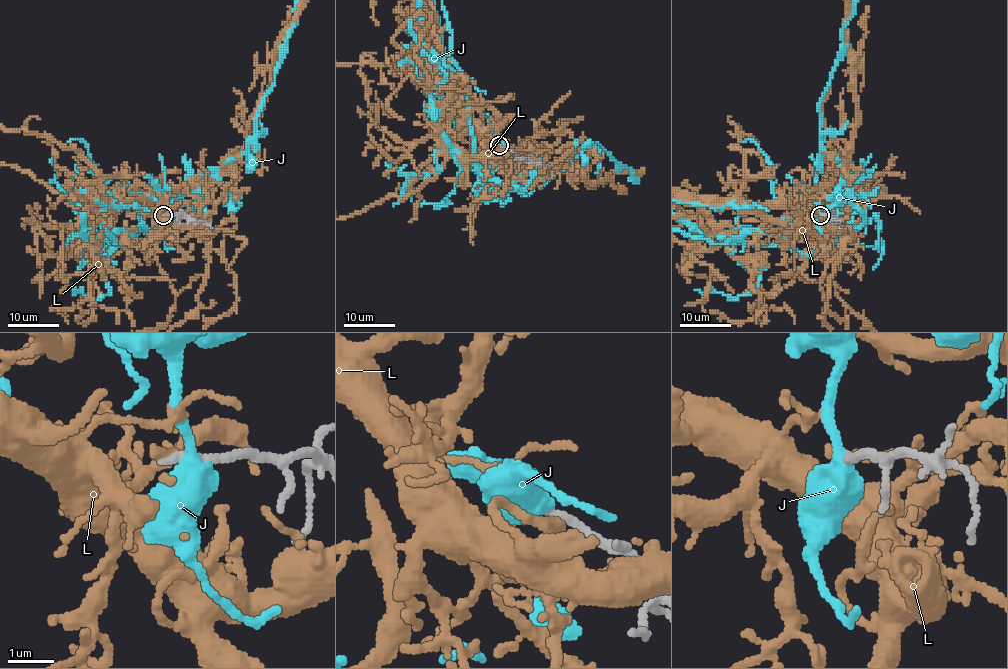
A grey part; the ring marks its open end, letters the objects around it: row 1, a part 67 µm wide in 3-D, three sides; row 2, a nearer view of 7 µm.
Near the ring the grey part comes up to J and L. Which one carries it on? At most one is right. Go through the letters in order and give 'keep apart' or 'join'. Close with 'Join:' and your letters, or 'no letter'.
J: keep apart
L: keep apart
Join: no letter

